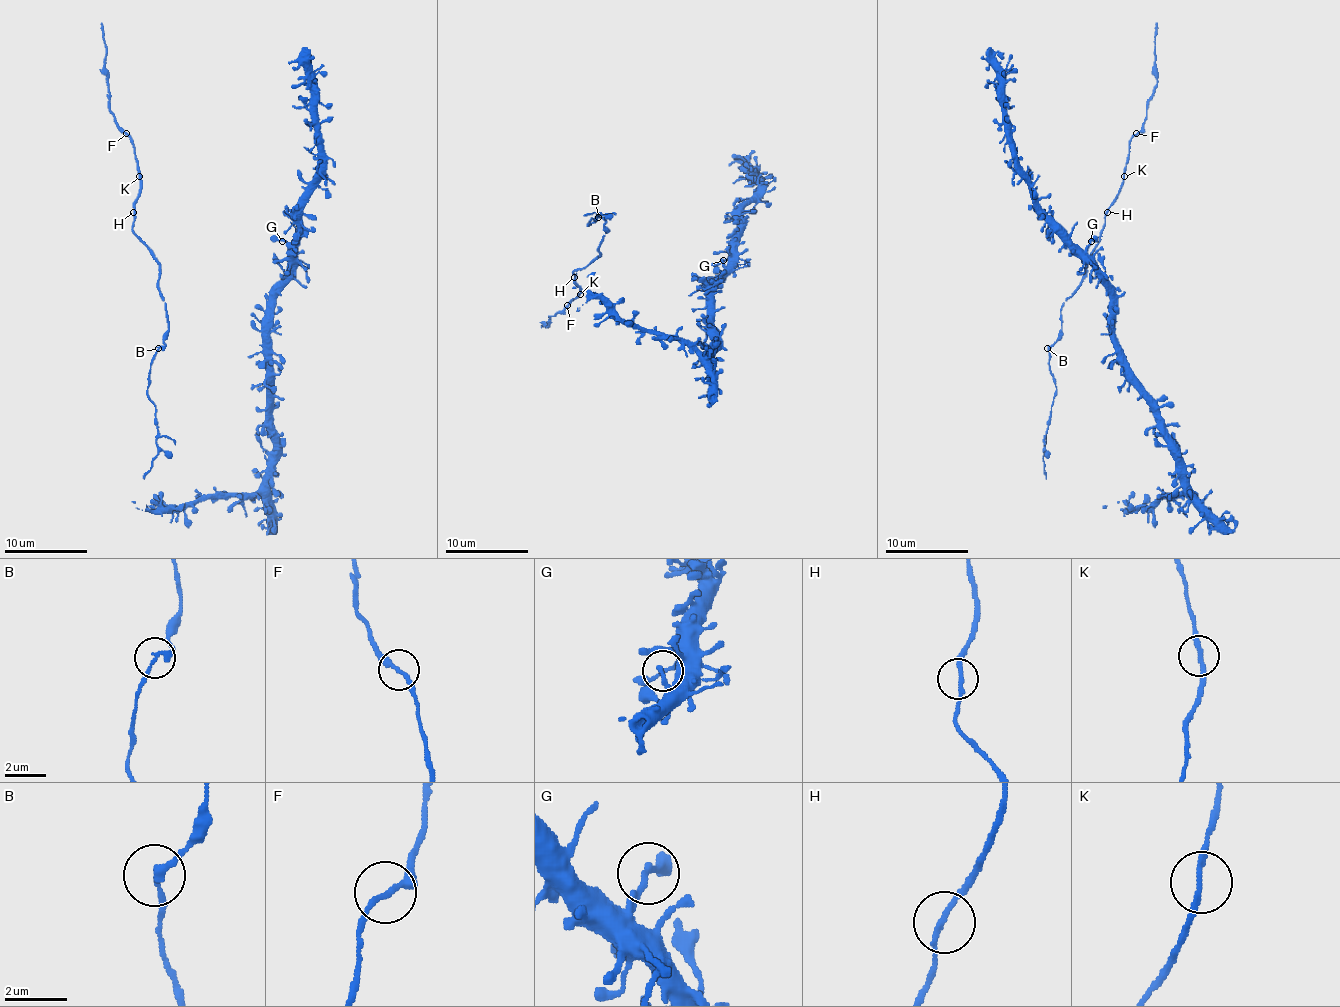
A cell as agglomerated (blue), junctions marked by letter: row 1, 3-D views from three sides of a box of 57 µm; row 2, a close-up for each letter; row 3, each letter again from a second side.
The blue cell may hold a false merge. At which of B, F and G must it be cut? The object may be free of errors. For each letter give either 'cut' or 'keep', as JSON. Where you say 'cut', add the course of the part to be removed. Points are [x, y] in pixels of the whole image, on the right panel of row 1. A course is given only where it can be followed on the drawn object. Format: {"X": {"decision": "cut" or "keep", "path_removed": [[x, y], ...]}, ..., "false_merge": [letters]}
{"B": {"decision": "keep"}, "F": {"decision": "keep"}, "G": {"decision": "keep"}, "false_merge": []}

